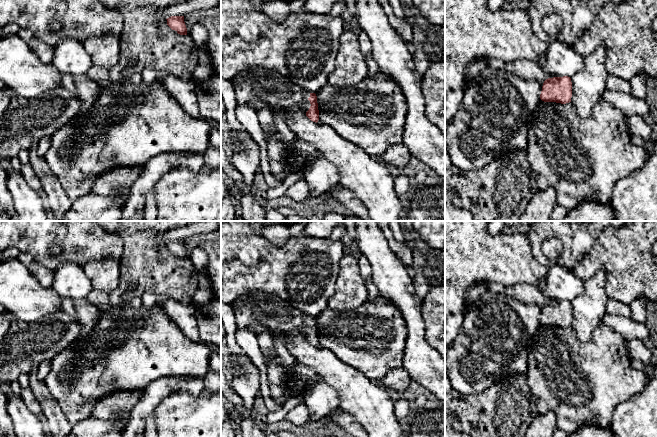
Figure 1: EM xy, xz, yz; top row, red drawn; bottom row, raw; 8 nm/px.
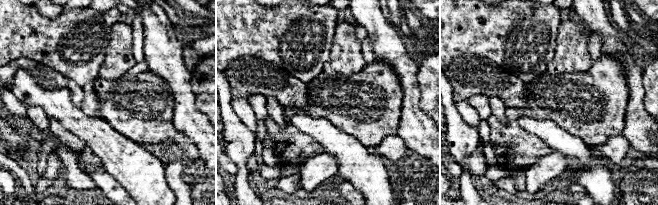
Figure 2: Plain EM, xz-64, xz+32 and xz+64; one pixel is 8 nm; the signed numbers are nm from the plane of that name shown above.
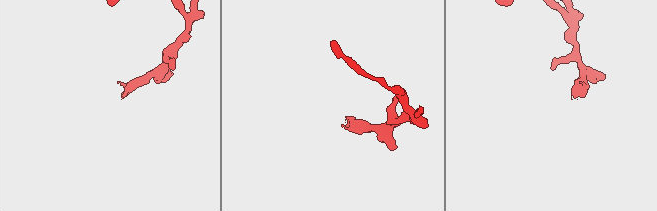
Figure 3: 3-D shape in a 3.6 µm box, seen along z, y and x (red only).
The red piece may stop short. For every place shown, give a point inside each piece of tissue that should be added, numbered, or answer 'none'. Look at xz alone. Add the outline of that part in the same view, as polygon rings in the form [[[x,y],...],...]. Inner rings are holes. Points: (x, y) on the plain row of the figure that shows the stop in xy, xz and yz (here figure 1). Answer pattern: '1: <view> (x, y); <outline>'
1: xz (273, 312); [[[254,290],[238,298],[243,300],[241,307],[233,308],[238,329],[248,329],[257,320],[272,330],[286,333],[297,330],[305,338],[311,330],[308,324],[310,316],[277,296]]]

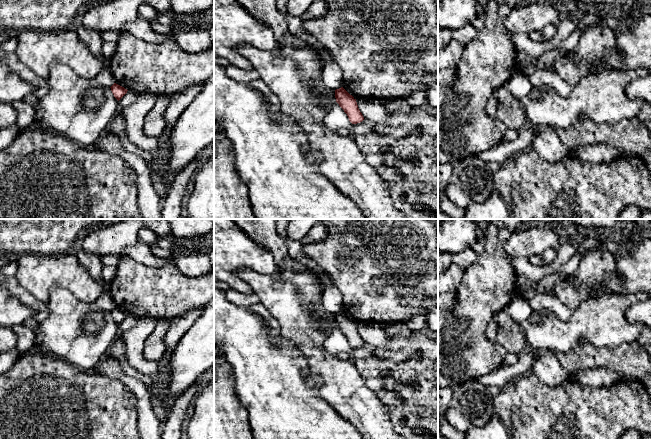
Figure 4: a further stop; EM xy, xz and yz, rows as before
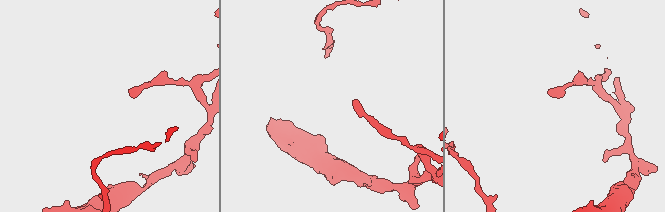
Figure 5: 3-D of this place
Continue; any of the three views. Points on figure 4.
none

